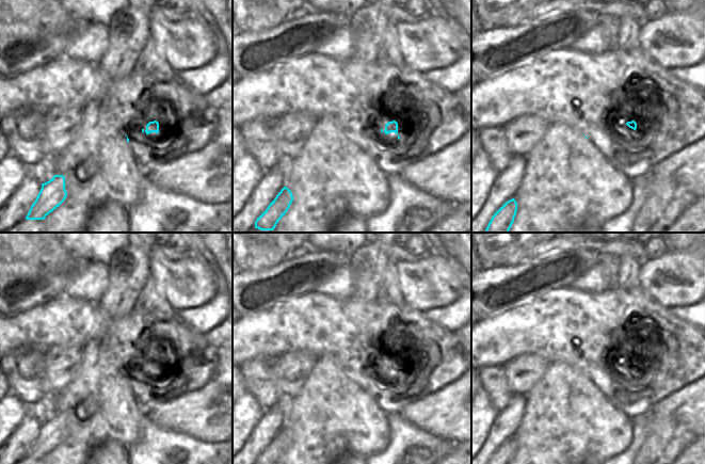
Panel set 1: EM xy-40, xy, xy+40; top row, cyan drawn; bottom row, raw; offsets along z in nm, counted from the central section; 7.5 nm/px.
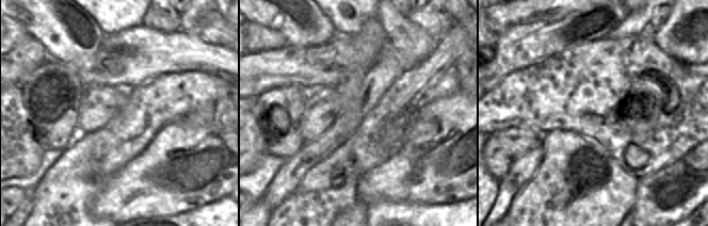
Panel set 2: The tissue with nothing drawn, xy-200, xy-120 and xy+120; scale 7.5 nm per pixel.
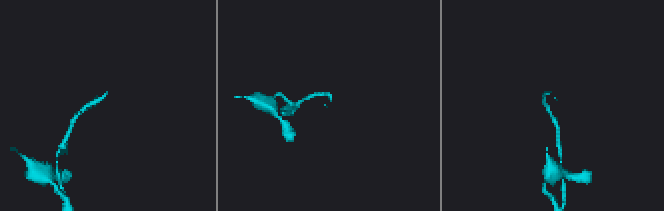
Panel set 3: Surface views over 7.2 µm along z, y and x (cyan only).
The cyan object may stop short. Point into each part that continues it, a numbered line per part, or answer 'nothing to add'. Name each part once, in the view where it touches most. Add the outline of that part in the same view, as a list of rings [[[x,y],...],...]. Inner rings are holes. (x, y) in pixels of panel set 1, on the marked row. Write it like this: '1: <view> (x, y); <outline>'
1: xy (393, 137); [[[390,132],[388,134],[385,134],[385,138],[397,143],[399,140],[398,140],[398,134],[395,133],[395,132]]]

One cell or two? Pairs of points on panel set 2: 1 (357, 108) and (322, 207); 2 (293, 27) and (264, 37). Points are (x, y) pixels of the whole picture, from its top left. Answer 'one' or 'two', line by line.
1: two
2: two

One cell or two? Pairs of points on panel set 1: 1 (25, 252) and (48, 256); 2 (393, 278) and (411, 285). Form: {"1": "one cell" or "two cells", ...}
{"1": "one cell", "2": "two cells"}

